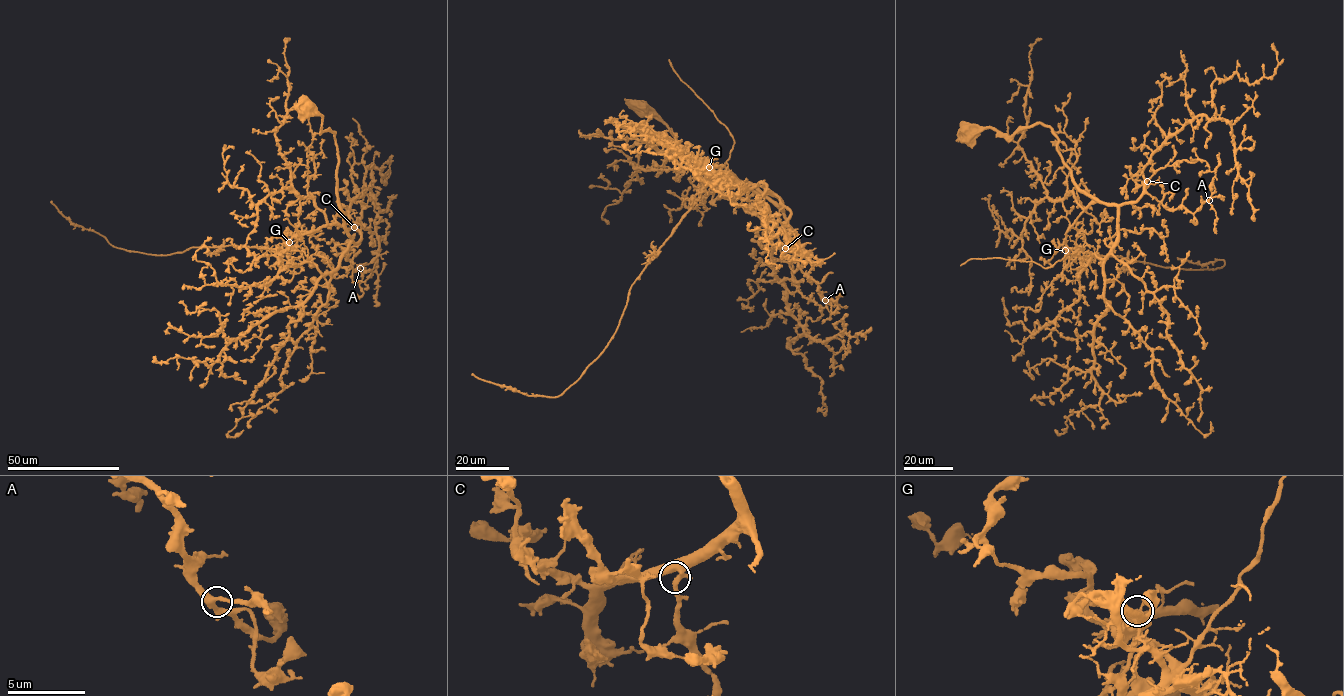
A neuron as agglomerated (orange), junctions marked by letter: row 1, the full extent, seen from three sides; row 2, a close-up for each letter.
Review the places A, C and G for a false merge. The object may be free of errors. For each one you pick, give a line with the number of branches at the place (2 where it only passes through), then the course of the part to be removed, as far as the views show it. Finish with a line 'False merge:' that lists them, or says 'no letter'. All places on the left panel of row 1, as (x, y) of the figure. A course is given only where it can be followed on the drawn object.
G: branches 3; course (289, 242), (277, 250), (237, 245), (194, 247), (166, 255), (127, 251), (72, 225), (51, 201)
False merge: G

